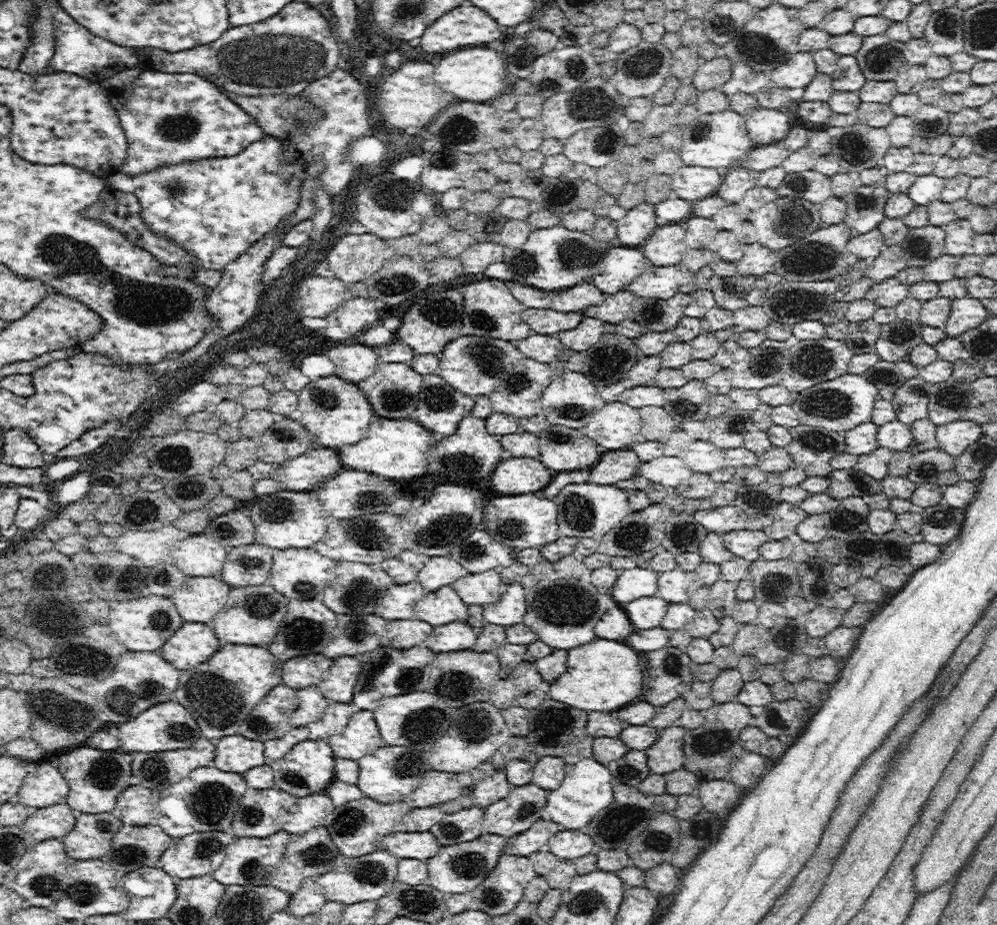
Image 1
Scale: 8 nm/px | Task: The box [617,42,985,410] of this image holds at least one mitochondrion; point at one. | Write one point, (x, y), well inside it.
(818, 256)

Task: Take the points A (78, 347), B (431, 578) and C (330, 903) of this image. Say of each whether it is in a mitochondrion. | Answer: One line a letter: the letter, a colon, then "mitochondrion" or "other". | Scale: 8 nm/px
A: other
B: other
C: other

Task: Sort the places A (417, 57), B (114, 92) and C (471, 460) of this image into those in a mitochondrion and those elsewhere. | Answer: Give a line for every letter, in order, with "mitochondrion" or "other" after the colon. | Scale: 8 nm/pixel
A: other
B: other
C: mitochondrion

